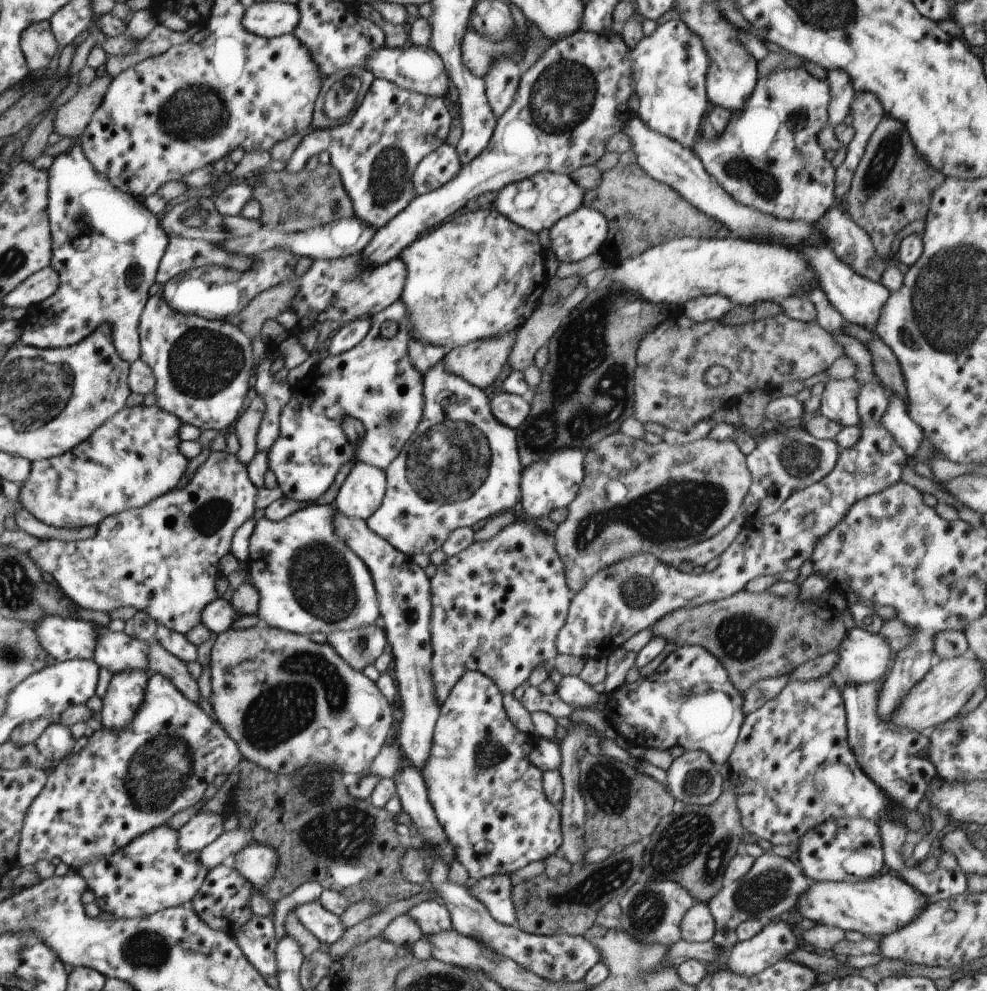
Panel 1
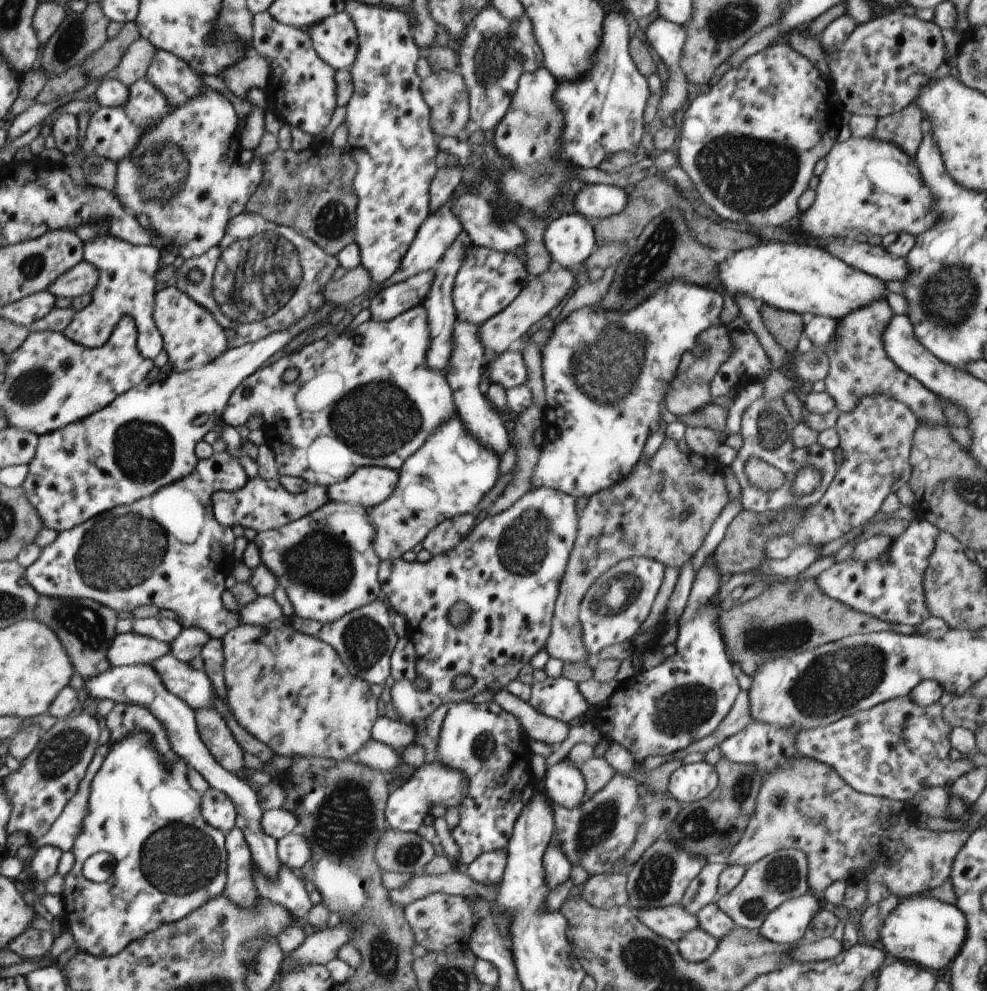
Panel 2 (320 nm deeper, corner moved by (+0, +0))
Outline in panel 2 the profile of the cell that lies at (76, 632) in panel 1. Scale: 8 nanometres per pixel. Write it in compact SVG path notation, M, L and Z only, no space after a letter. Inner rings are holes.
M132 631L114 636L114 641L110 642L110 648L106 652L106 660L114 666L150 664L169 653L170 644Z

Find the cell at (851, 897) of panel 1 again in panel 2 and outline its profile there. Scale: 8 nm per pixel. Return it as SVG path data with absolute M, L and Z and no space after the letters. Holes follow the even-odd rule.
M928 893L914 895L905 898L885 918L879 931L879 944L898 961L908 960L927 969L944 970L950 968L961 952L967 937L967 924L966 915L957 906L935 899Z

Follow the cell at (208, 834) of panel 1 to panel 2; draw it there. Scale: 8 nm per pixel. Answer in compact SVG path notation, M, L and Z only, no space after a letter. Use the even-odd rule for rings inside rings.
M208 787L201 795L201 814L204 821L226 836L236 827L237 814L235 805L224 792Z

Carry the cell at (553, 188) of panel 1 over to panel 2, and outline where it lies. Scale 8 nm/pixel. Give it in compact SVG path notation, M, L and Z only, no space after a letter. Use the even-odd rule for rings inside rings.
M592 184L586 185L574 196L576 213L596 223L612 214L620 214L626 209L628 194L625 189L615 185Z

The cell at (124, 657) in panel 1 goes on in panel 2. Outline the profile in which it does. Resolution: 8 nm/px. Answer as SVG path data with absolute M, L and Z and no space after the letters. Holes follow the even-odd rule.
M164 654L150 662L150 668L158 672L162 684L174 696L184 700L192 711L212 709L214 688L204 671L194 670L190 663L184 663L170 654Z

